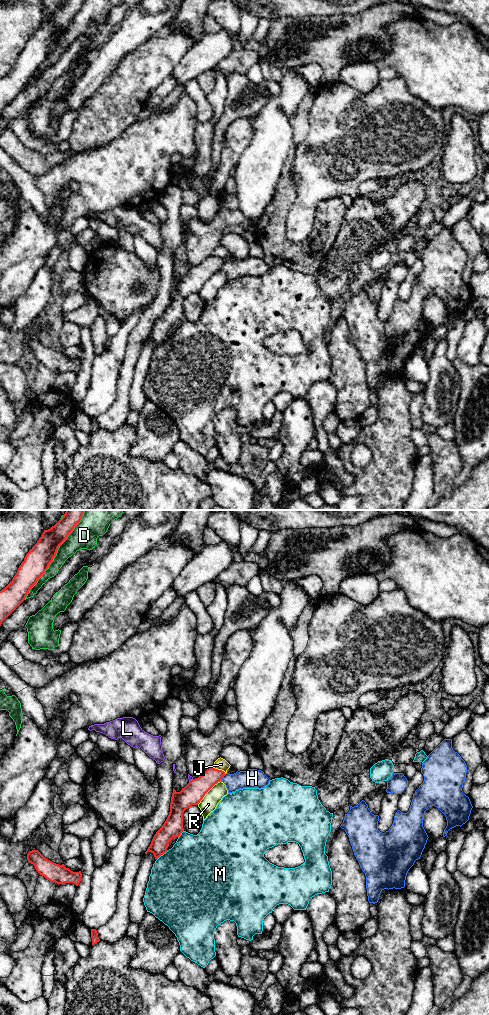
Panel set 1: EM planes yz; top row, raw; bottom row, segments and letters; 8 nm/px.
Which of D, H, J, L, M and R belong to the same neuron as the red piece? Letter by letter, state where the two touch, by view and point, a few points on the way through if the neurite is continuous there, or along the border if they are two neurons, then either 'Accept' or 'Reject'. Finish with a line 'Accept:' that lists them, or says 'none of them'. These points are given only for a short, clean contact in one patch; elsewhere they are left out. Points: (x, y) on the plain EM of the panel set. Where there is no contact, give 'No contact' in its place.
D: Touches red at yz (55, 43). Reject
H: Touches red at yz (222, 265). Boundary: yz (225, 262), (220, 268). Reject
J: Touches red at yz (219, 258). Boundary: yz (212, 254), (221, 257), (225, 261). Reject
L: Touches red at yz (191, 268). Reject
M: Touches red at yz (162, 342). Reject
R: Touches red at yz (207, 279). Reject
Accept: none of them

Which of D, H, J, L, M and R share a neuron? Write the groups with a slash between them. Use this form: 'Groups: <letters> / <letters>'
Groups: D / H L / J / M / R

